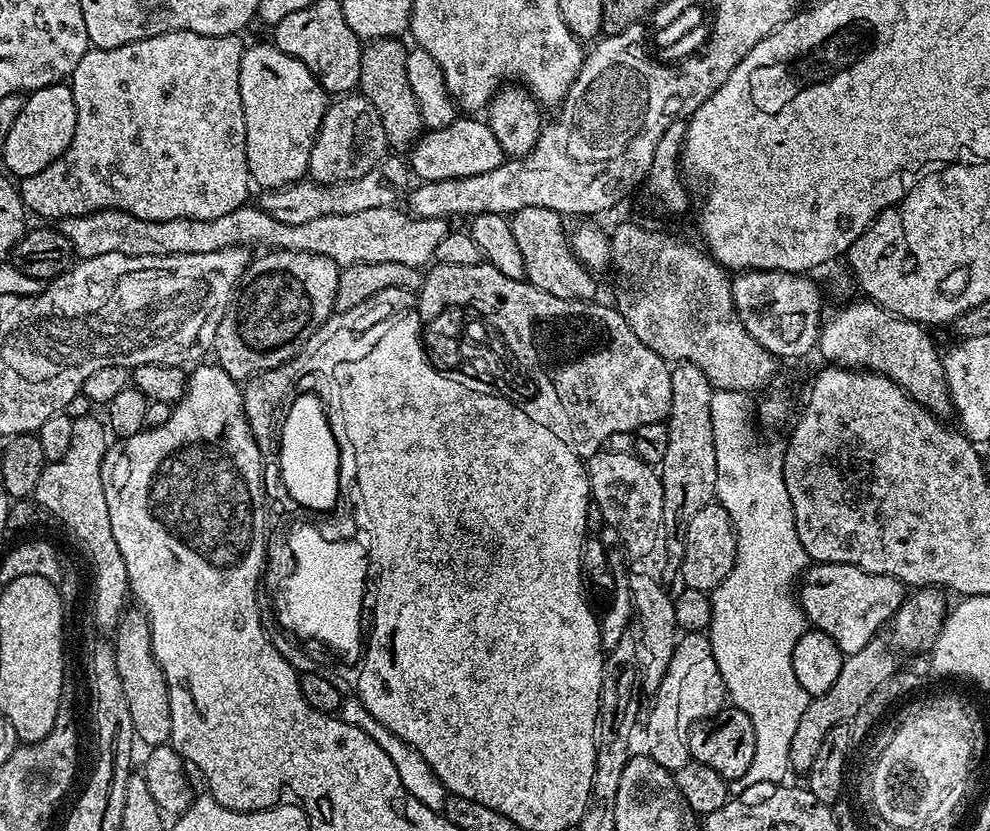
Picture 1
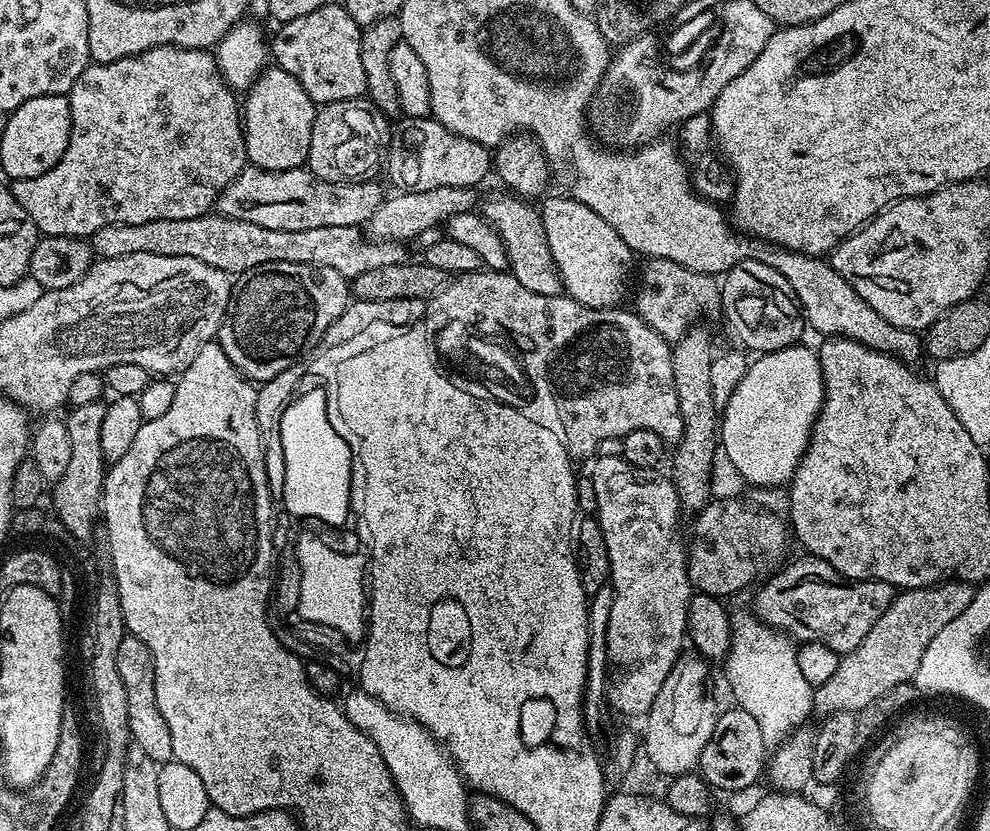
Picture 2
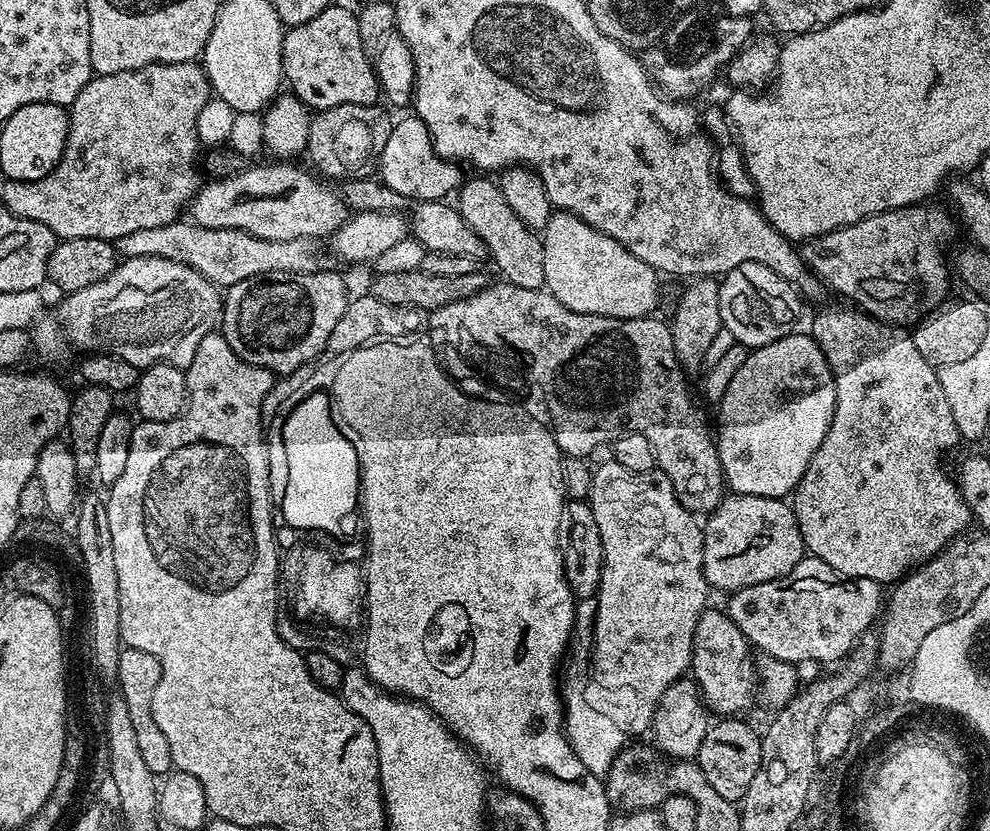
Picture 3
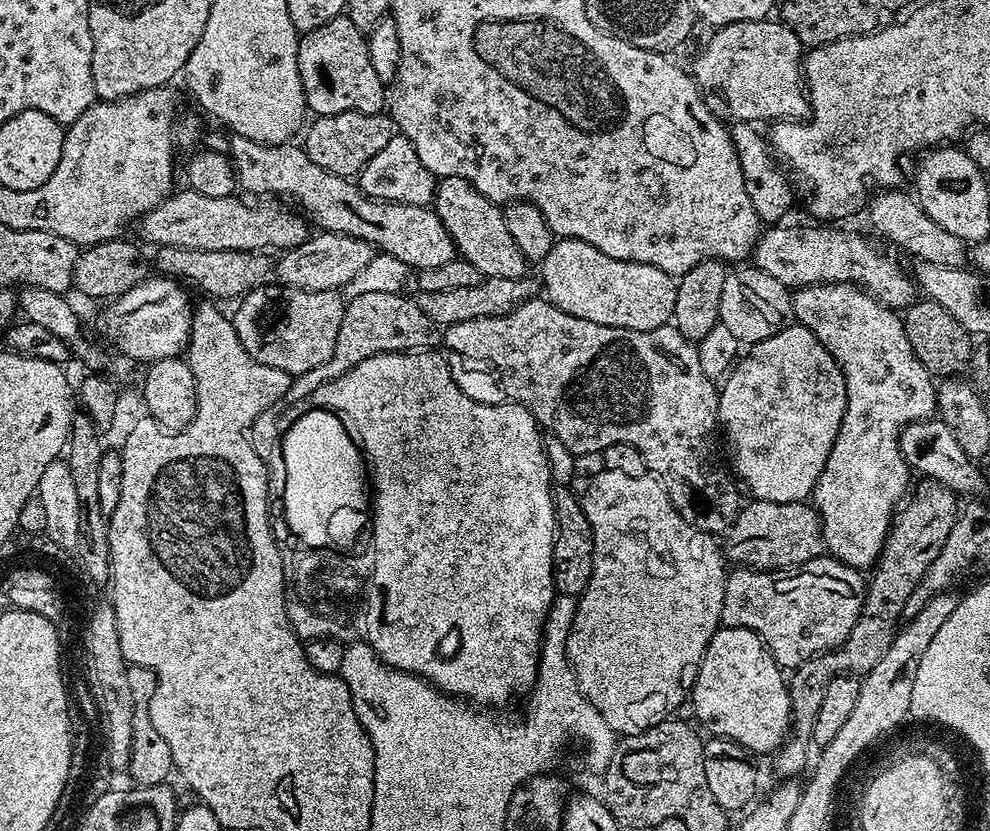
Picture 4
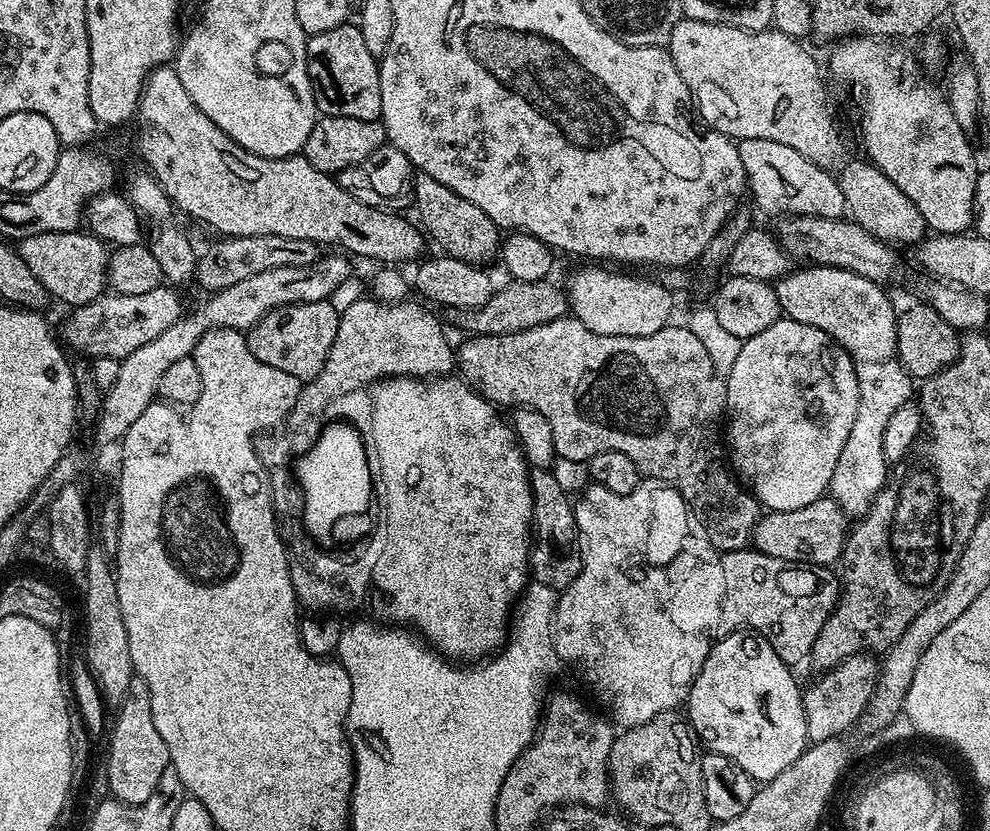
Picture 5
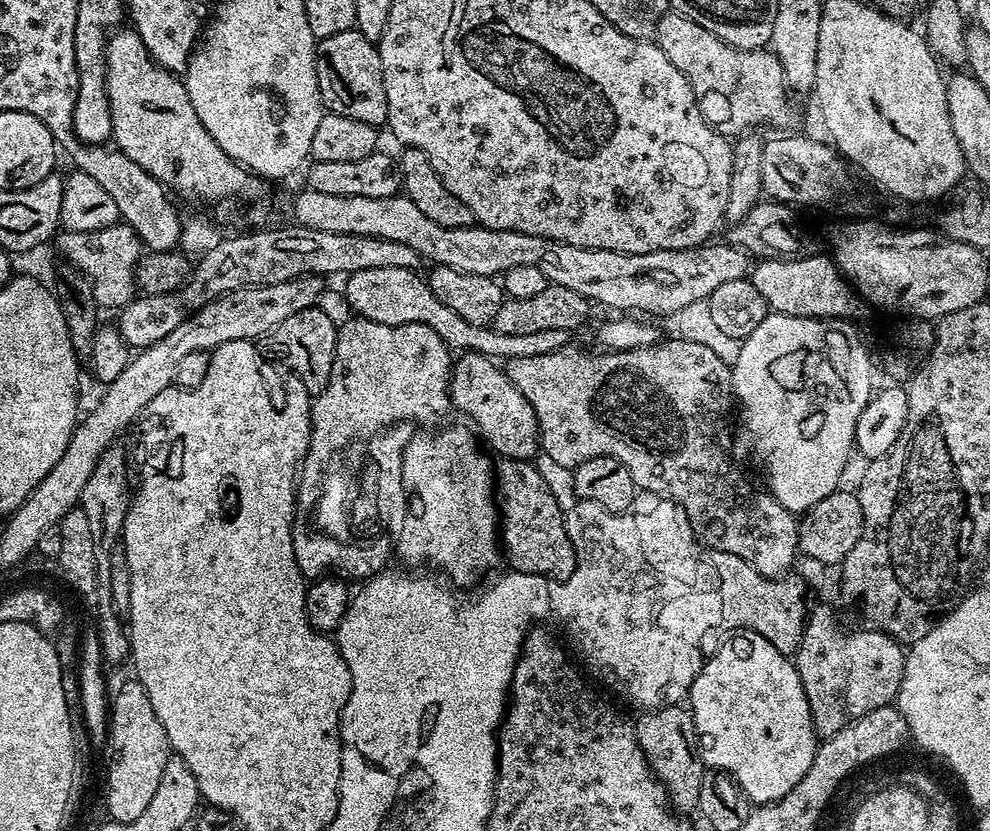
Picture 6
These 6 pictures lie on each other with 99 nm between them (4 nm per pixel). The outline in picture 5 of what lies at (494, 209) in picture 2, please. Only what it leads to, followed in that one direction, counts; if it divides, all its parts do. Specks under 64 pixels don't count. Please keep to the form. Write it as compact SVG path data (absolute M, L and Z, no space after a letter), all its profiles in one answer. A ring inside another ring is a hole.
M425 172L415 173L411 199L414 201L414 208L416 204L423 231L430 237L431 243L433 240L434 243L441 244L444 247L441 249L447 255L481 266L488 266L491 260L497 259L502 243L501 229L490 218L486 218L486 214L482 214L482 210L478 210L474 202L466 202L462 194L454 194L450 186L434 182L434 178L430 178L430 174Z

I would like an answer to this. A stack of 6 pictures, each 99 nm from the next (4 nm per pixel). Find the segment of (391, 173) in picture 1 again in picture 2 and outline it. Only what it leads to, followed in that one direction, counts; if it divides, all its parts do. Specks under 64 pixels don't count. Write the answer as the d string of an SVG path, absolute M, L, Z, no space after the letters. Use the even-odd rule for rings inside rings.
M246 166L226 186L226 190L220 195L218 201L219 215L229 216L231 220L242 222L254 222L254 226L262 226L266 230L318 230L318 226L350 226L360 228L367 225L368 219L382 206L386 198L386 191L376 178L361 178L358 180L343 180L342 182L330 182L319 180L307 167L291 168L281 172L271 172L261 168Z

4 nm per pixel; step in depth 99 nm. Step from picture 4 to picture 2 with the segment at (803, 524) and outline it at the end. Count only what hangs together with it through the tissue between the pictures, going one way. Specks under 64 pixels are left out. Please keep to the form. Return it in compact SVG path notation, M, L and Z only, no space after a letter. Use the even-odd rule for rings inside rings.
M716 498L701 512L695 513L696 525L692 528L692 541L687 541L686 551L688 577L696 592L717 598L732 596L747 584L755 585L756 576L771 573L785 559L788 536L790 540L789 525L783 519L780 521L777 513L757 510L749 504Z

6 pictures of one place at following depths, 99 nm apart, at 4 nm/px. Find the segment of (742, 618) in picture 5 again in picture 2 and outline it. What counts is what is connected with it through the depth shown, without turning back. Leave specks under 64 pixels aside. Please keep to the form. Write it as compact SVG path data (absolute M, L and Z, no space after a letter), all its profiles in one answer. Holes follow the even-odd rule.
M815 558L803 559L796 560L793 564L785 563L763 581L764 585L761 583L755 589L757 590L755 615L760 617L763 624L787 634L793 641L825 644L830 646L830 650L841 654L854 651L862 642L862 638L870 634L874 622L878 622L882 614L886 614L894 595L892 585L881 580L847 580L842 574L838 574L838 570L834 570L834 566L826 562Z

